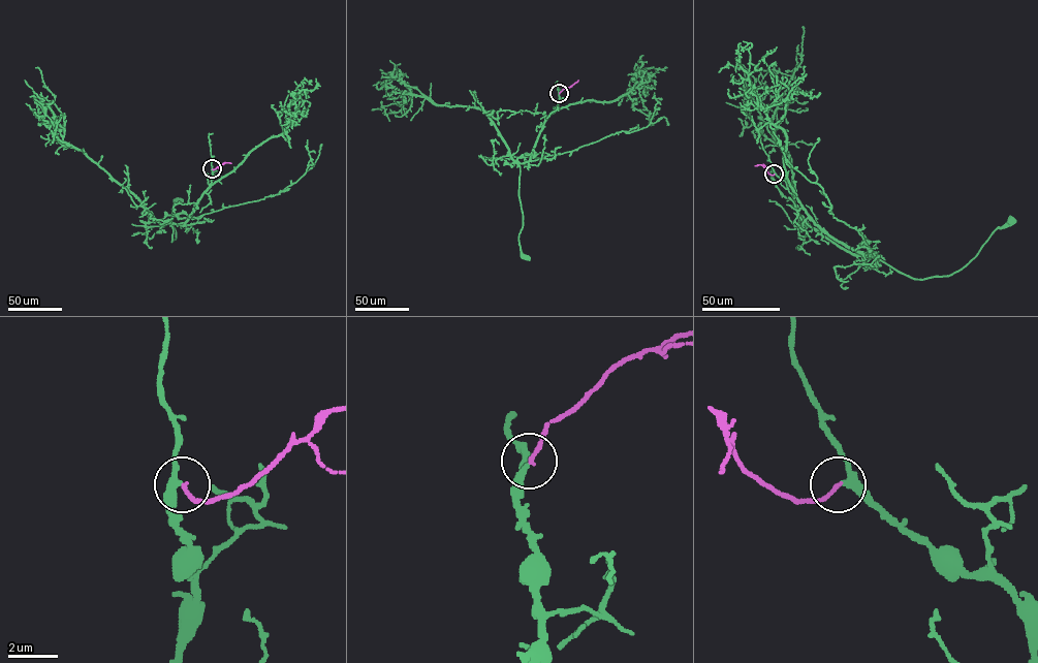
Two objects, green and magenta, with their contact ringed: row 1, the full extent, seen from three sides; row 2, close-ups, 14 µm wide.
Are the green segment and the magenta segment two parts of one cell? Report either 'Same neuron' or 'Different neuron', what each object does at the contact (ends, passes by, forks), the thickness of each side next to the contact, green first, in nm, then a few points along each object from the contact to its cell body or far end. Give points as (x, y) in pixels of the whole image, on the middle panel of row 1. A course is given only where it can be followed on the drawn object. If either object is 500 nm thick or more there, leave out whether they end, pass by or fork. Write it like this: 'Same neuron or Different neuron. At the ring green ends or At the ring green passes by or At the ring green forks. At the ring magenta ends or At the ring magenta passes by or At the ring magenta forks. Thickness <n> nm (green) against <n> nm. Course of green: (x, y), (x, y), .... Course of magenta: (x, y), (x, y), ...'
Same neuron. At the ring green passes by. At the ring magenta ends. Thickness 260 nm (green) against 150 nm. Course of green: (559, 94), (558, 108), (544, 122), (530, 159), (517, 164), (523, 216), (518, 245), (524, 256). Course of magenta: (559, 93), (577, 81)

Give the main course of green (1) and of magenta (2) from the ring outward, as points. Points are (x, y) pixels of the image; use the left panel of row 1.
1: (212, 168), (211, 185), (188, 219), (183, 225), (170, 223), (171, 241), (176, 239), (171, 209), (177, 200)
2: (212, 168), (230, 163)

